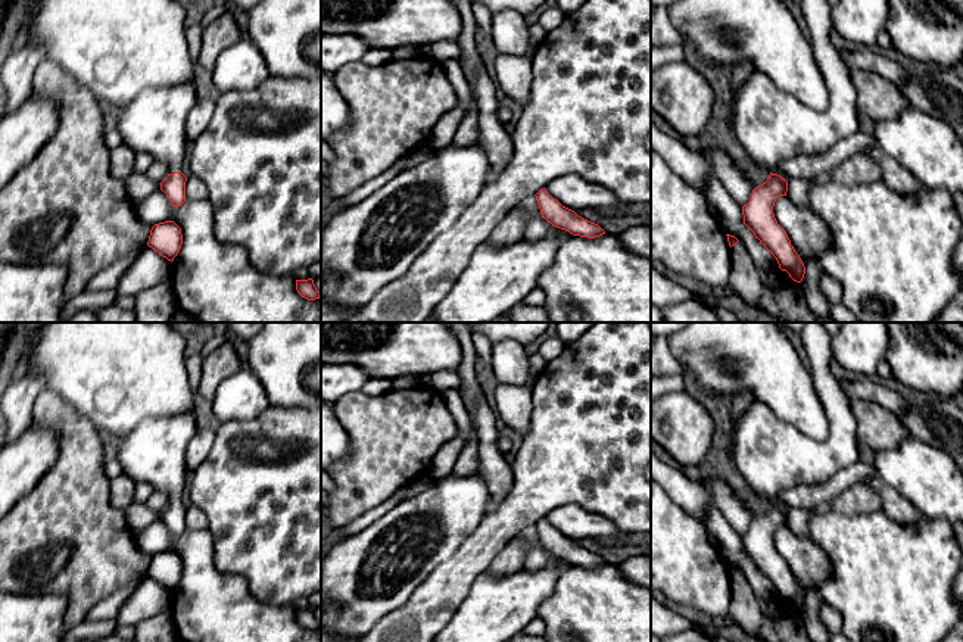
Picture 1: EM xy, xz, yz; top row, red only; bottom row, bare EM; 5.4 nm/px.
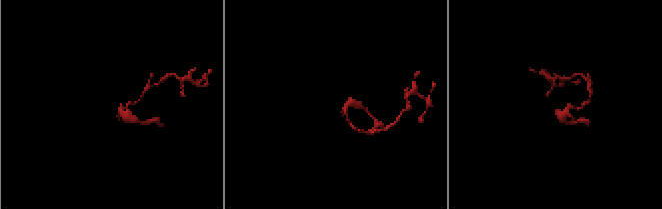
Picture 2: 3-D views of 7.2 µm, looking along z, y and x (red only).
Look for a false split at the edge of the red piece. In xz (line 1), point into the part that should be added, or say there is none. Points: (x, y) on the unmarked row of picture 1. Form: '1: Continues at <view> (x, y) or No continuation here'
1: No continuation here

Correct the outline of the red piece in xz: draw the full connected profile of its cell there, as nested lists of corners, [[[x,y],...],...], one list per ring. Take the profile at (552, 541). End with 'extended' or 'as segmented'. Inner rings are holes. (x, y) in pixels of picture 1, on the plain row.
[[[540,518],[536,524],[536,530],[542,543],[548,552],[554,557],[568,561],[573,565],[595,568],[605,561],[595,552],[590,552],[579,546],[574,540],[562,536],[557,529],[554,529],[546,518]]]; as segmented

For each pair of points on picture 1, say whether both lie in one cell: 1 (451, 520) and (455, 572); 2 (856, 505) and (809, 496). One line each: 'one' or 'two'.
1: two
2: two

